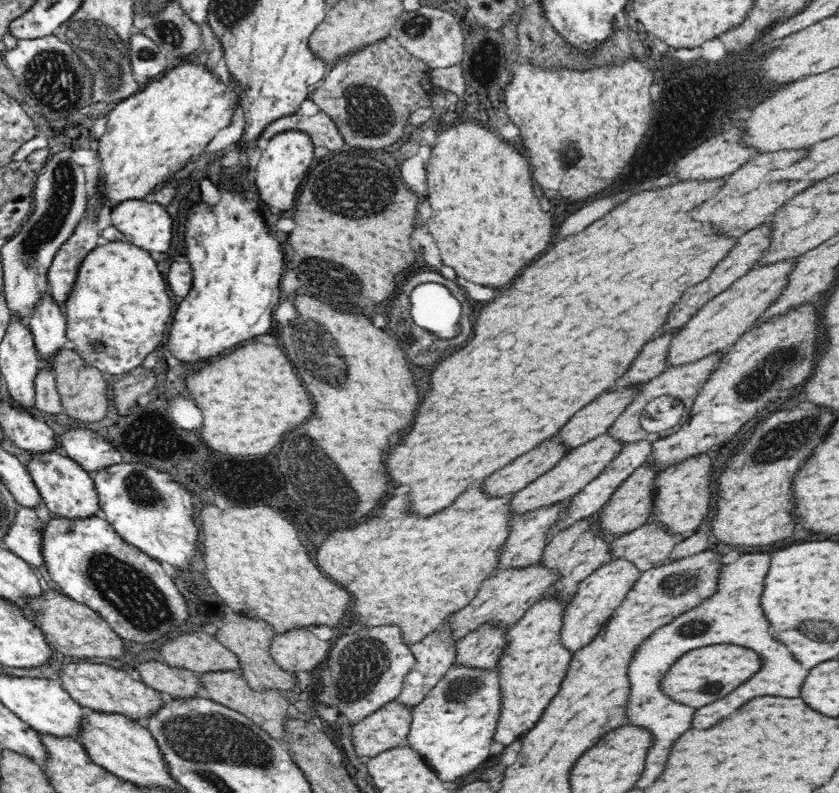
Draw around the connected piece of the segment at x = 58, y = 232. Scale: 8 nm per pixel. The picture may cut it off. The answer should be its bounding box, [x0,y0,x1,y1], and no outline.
[1,149,87,324]

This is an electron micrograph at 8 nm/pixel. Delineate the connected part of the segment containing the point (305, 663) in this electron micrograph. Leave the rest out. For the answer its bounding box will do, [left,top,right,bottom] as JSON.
[271,628,331,671]

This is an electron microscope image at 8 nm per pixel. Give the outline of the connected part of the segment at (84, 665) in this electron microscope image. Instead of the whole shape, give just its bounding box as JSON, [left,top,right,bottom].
[59,660,167,721]

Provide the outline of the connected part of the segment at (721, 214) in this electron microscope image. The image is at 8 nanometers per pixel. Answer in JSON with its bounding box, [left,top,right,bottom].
[692,148,808,238]

